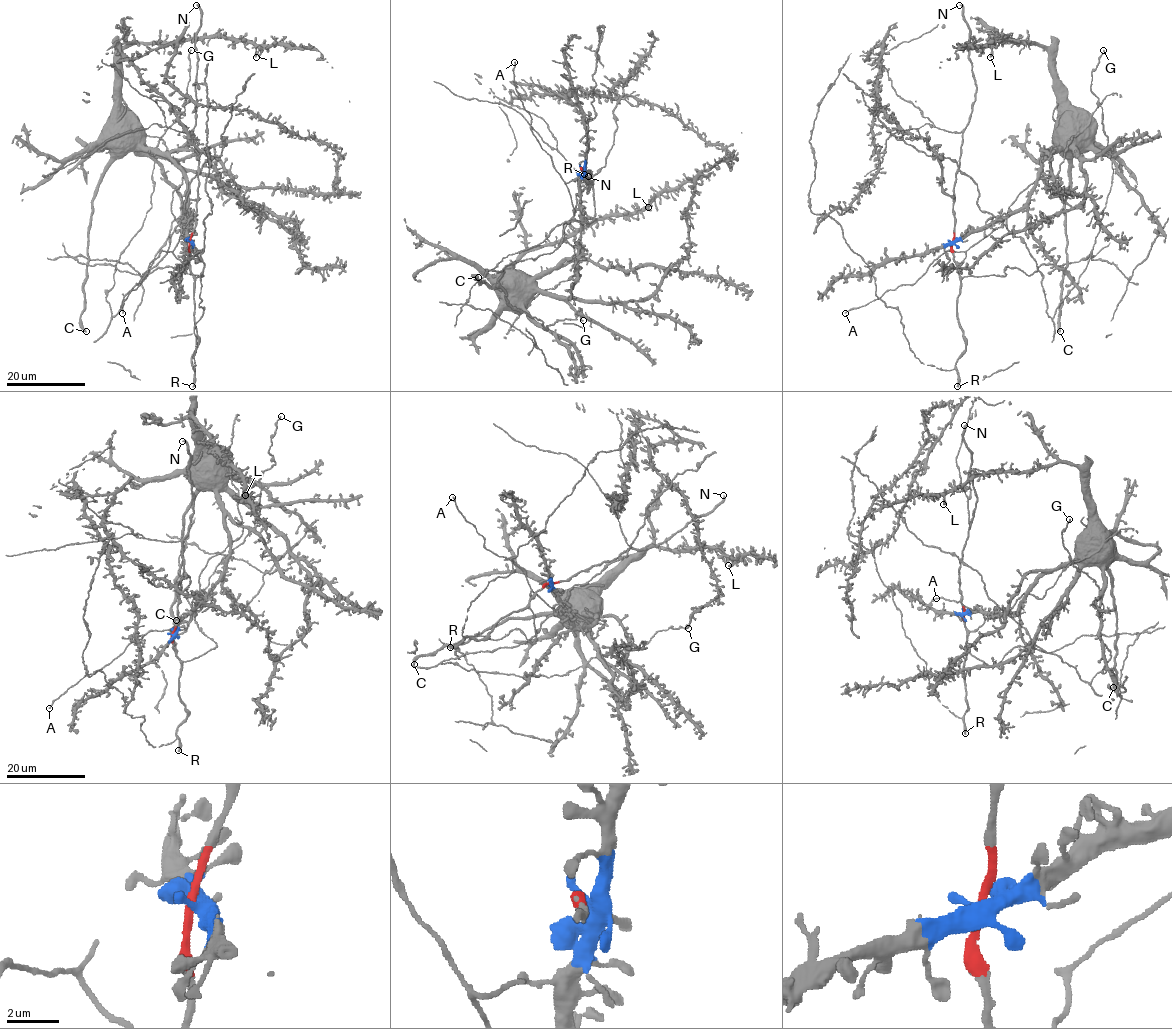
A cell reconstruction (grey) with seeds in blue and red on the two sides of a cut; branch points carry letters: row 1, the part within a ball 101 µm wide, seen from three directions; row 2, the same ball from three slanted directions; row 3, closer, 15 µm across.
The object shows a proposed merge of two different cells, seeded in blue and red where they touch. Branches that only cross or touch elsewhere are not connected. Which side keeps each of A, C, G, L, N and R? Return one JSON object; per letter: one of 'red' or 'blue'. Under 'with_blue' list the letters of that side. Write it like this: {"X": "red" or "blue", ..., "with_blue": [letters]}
{"A": "red", "C": "blue", "G": "blue", "L": "blue", "N": "red", "R": "red", "with_blue": ["C", "G", "L"]}

